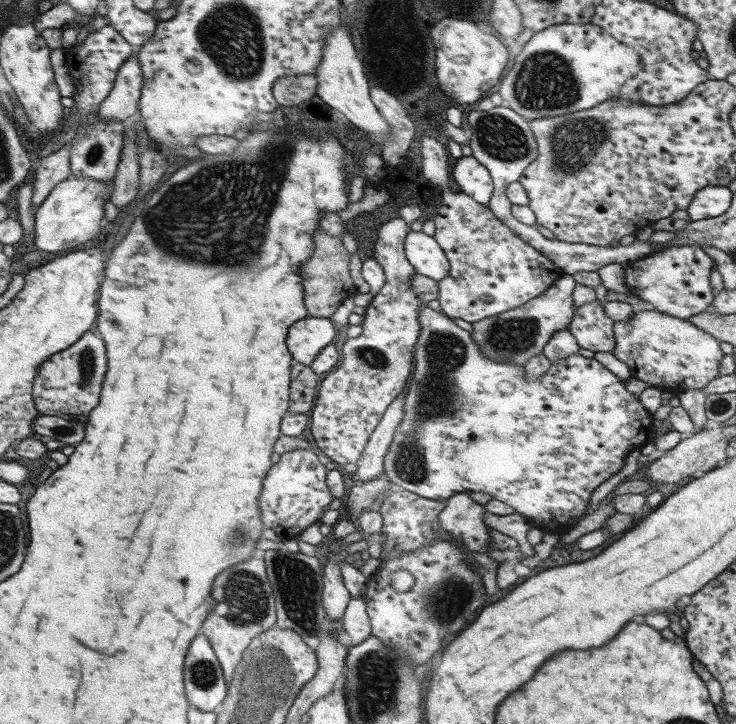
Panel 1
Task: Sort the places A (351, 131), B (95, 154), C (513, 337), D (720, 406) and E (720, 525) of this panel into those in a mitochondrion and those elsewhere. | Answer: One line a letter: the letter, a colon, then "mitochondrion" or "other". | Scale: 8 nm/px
A: other
B: mitochondrion
C: mitochondrion
D: mitochondrion
E: other

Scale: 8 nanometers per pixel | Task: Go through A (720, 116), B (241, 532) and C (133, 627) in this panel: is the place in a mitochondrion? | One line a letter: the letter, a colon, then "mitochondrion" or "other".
A: other
B: mitochondrion
C: other

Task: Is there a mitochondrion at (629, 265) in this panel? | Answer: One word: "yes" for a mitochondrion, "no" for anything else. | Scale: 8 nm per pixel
no

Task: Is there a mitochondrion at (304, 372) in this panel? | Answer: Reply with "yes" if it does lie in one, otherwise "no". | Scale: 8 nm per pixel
no

